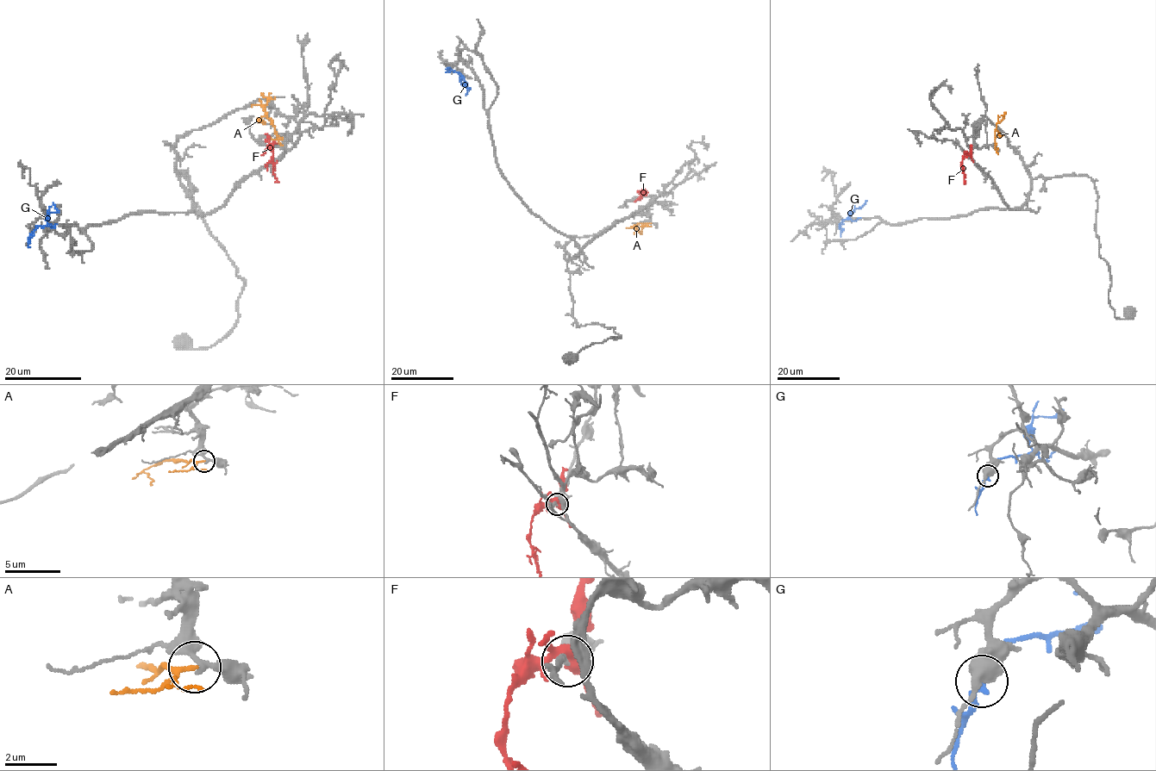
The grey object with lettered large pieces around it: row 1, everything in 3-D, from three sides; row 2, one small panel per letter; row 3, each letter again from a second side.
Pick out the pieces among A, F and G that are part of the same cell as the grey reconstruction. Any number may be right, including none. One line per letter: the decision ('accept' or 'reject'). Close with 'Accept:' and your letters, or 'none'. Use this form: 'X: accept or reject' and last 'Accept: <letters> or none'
A: reject
F: reject
G: reject
Accept: none

